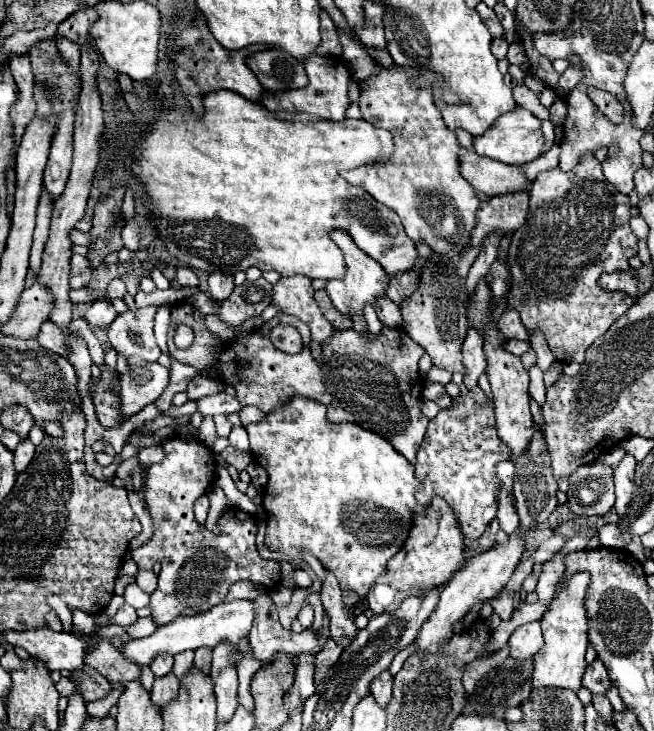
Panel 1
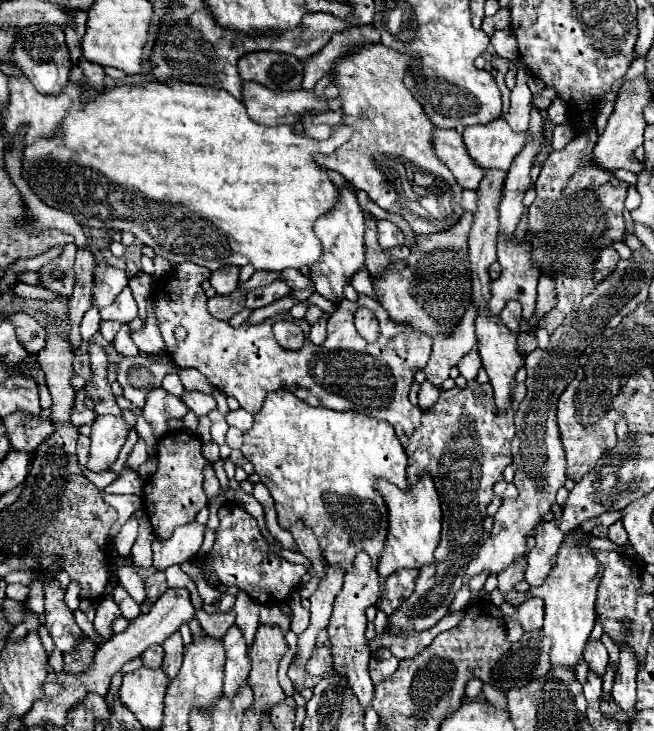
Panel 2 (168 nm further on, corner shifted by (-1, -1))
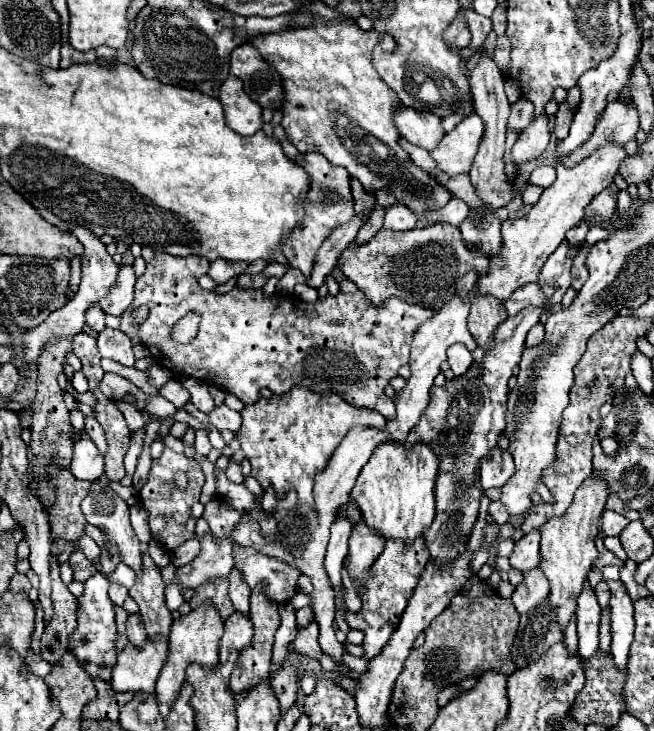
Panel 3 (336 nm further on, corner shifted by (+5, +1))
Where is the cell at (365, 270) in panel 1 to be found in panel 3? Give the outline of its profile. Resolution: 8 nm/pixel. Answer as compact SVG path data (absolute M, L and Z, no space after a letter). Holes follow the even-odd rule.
M318 152L306 154L302 168L308 172L308 176L312 180L312 188L308 192L308 204L304 206L306 218L304 218L304 222L300 222L298 230L292 232L292 238L284 240L284 256L288 258L290 266L298 268L306 278L310 278L318 248L328 238L328 234L332 234L332 230L336 226L346 224L354 218L354 208L352 208L352 194L350 194L350 174L346 172L346 168L332 166Z

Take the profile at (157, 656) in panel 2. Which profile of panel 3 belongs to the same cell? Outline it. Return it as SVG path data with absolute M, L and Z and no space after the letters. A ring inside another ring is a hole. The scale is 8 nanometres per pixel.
M130 614L128 618L128 624L126 624L126 630L128 630L128 640L134 644L134 646L142 646L148 636L146 636L146 630L142 626L142 618L138 614Z

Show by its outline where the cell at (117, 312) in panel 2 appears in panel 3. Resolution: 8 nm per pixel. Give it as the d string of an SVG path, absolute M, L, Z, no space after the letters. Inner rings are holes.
M120 266L118 280L112 286L108 298L104 298L100 302L100 308L106 314L122 316L124 310L128 310L128 306L132 304L132 298L134 298L134 282L136 282L136 278L134 278L132 266Z

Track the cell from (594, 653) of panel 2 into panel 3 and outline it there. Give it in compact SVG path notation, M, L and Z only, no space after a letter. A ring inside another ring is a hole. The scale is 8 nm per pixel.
M584 586L580 598L578 598L578 610L576 610L576 618L578 618L578 654L582 658L590 658L592 654L596 654L598 650L598 626L600 626L600 616L602 610L596 602L596 594L594 590L588 586Z

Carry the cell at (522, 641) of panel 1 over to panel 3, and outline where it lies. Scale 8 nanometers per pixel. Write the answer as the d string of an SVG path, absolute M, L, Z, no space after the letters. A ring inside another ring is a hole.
M534 568L534 570L528 570L528 574L524 574L522 584L516 586L512 594L512 602L518 614L528 614L546 596L548 596L548 580L544 578L544 574L540 574L540 570Z

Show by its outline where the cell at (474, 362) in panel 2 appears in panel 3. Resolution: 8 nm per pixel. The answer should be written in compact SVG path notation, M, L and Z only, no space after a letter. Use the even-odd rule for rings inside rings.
M450 346L448 348L448 364L456 376L462 376L472 364L472 354L464 346Z

